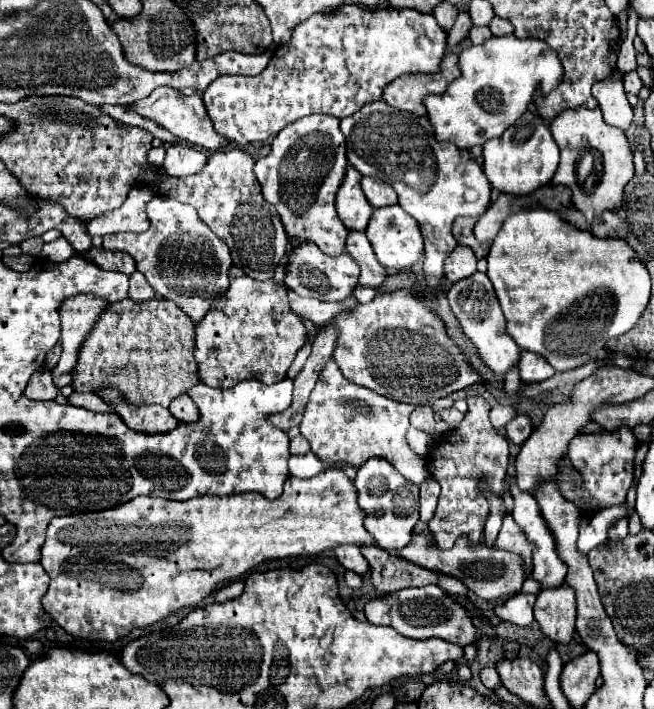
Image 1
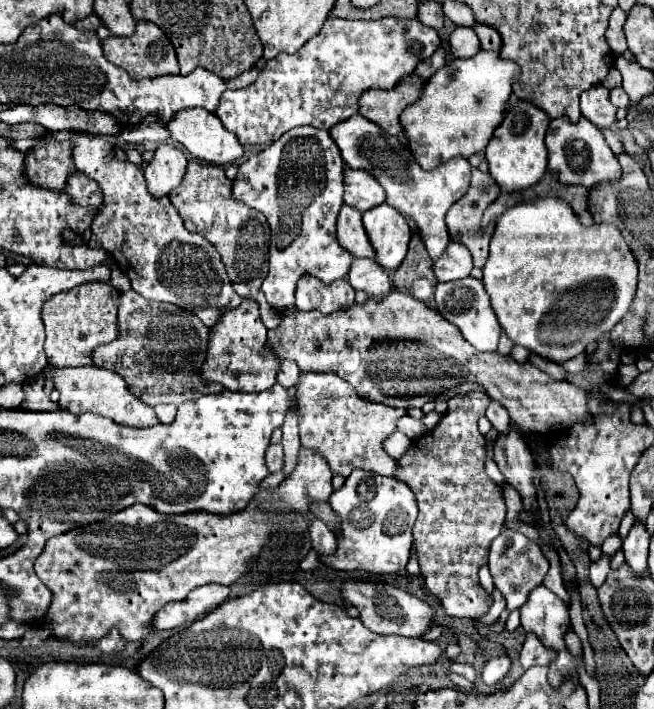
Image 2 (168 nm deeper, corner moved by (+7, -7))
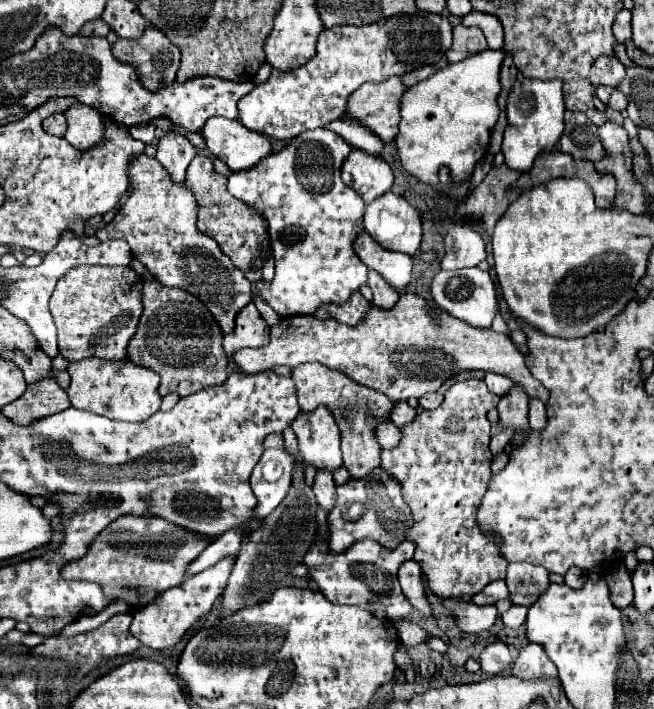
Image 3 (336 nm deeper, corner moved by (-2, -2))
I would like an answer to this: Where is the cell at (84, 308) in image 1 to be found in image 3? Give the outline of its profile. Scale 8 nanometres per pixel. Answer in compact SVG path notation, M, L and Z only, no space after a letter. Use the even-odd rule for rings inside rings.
M75 267L71 269L55 287L49 309L59 333L59 353L67 361L81 361L89 357L121 361L127 357L127 345L137 329L141 317L141 299L139 289L143 279L131 267Z

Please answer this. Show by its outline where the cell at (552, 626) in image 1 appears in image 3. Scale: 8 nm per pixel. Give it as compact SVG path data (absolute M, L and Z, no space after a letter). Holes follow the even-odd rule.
M529 643L525 649L521 649L519 657L513 661L513 675L519 679L545 679L545 677L557 677L553 661L547 657L541 643Z

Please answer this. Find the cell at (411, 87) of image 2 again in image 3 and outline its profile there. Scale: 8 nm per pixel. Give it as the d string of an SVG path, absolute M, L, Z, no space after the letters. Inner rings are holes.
M391 77L383 83L363 83L363 87L351 95L347 117L363 121L363 125L389 143L399 133L401 97L407 89L409 87L401 81L401 77Z

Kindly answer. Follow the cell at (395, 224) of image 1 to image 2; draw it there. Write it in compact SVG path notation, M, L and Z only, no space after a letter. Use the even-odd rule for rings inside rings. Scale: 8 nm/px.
M384 202L366 210L362 222L368 240L376 250L376 262L384 270L396 270L402 264L410 242L410 226L404 216Z

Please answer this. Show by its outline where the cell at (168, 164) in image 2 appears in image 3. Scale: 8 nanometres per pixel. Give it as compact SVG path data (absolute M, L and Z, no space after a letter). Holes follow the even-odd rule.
M167 133L159 139L157 145L157 161L165 167L173 183L185 181L185 169L191 163L191 159L197 155L197 149L179 133Z

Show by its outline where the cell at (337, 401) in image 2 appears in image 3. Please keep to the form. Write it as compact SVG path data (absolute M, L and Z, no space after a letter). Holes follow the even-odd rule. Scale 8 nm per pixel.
M307 363L293 369L293 381L297 385L297 399L299 409L303 413L315 411L317 407L327 407L335 415L335 423L341 431L341 451L345 469L351 473L351 477L361 479L369 475L375 467L381 465L381 445L375 437L375 429L381 423L389 421L389 415L395 407L395 403L385 397L383 393L363 387L361 383L355 383L349 375L343 371L329 369L321 363ZM351 411L351 421L347 419L347 413Z

